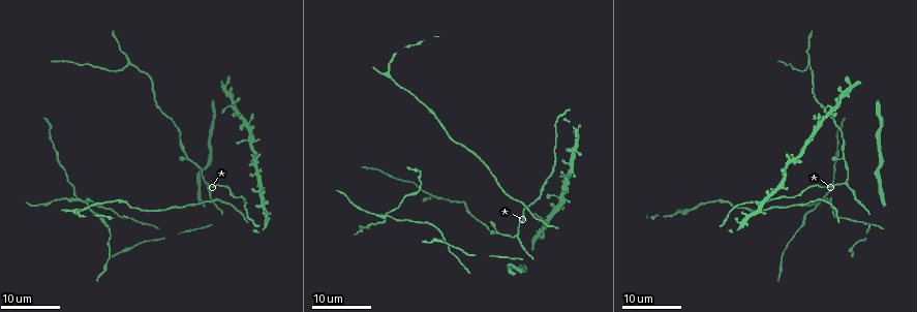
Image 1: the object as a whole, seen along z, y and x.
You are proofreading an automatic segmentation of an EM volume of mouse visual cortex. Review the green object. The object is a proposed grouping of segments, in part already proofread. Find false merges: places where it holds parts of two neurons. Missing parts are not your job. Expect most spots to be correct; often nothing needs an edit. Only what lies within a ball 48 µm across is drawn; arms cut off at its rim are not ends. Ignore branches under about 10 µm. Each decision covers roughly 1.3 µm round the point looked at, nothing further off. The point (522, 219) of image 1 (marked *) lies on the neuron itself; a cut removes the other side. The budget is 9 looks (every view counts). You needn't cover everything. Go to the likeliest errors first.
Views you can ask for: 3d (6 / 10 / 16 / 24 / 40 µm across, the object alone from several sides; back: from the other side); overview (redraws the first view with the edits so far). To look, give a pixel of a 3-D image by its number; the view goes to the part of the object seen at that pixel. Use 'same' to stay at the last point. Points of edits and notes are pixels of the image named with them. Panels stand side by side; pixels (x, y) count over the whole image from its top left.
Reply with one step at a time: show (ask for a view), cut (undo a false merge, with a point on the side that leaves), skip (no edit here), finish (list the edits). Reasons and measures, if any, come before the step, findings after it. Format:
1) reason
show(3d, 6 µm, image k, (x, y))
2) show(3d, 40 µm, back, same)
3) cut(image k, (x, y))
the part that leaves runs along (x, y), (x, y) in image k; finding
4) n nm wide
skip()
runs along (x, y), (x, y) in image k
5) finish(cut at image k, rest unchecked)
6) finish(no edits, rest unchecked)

four or more arms meet
show(3d, 24 µm, image 1, (385, 212))

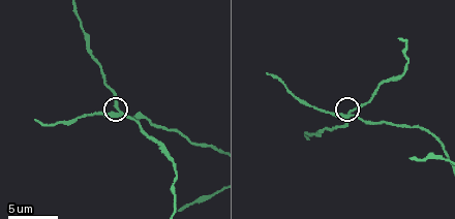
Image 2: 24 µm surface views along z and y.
show(3d, 10 µm, image 2, (117, 112))

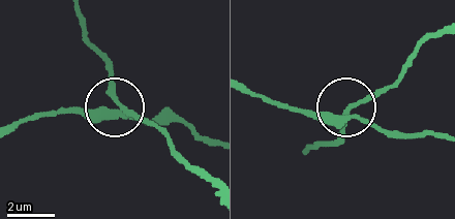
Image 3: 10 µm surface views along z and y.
170 nm wide
skip()
one neuron here

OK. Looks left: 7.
side arm on a straight run
show(3d, 24 µm, image 1, (844, 156))

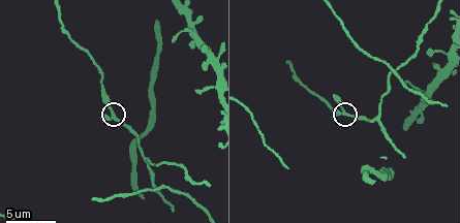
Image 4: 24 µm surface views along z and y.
show(3d, 6 µm, image 4, (344, 114))

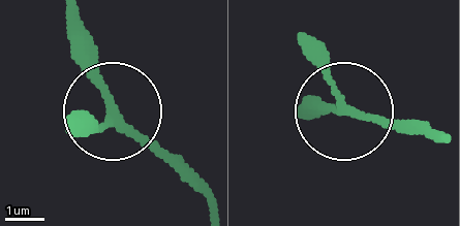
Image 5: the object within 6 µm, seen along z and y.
skip()
runs along (210, 207), (124, 119), (85, 23) in image 5; one neuron here

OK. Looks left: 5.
branch point
show(3d, 16 µm, image 4, (376, 118))

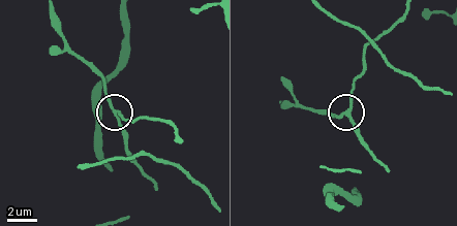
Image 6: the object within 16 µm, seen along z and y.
190 nm wide
skip()
runs along (362, 73), (349, 109), (339, 117), (330, 117) in image 6; one neuron here

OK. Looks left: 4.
thick turns thin
show(3d, 16 µm, image 1, (84, 209))

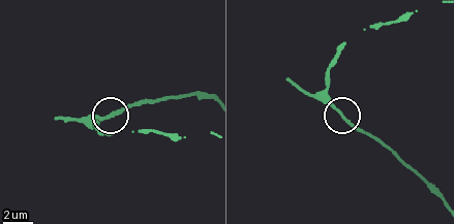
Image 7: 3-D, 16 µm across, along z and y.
show(3d, 10 µm, image 7, (339, 116))

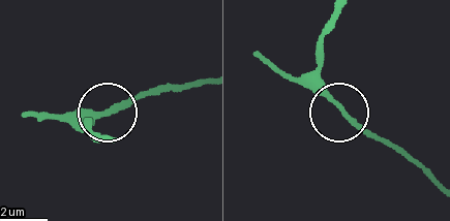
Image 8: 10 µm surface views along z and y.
200 nm wide
skip()
one neuron here

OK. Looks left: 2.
finish(no edits, rest unchecked)

